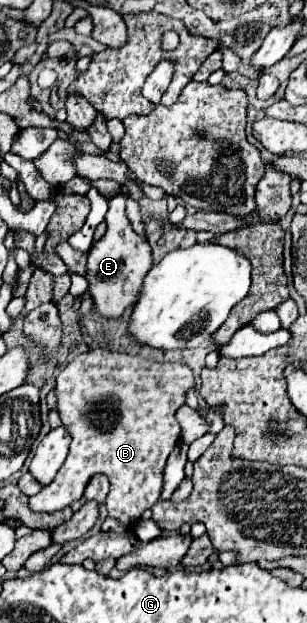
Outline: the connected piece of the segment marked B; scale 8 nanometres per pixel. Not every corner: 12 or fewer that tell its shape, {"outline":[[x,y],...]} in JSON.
{"outline":[[94,348],[56,376],[72,436],[30,510],[106,474],[124,526],[160,498],[186,364]]}

